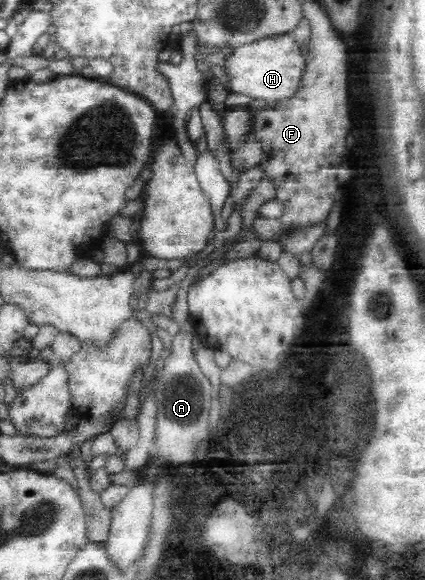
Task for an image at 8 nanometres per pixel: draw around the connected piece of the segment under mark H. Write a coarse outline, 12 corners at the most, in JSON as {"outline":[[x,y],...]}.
{"outline":[[286,33],[234,47],[232,92],[255,104],[294,96],[305,52]]}

